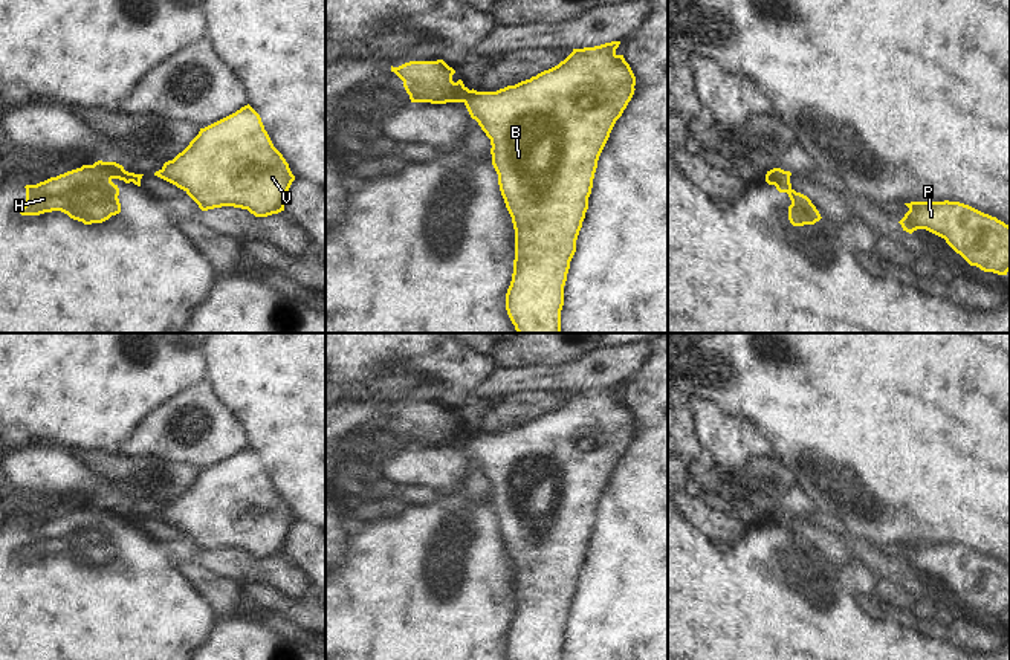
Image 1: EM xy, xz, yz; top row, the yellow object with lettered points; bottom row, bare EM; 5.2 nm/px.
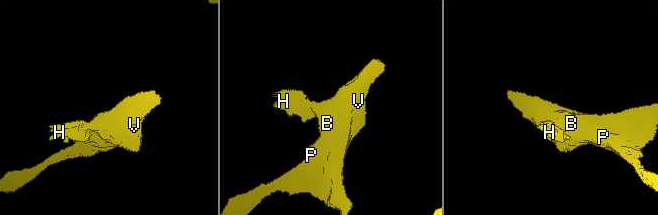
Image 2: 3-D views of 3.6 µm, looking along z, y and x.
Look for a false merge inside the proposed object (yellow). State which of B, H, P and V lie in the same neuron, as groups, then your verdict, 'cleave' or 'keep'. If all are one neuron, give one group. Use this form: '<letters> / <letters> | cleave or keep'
B P V / H | cleave

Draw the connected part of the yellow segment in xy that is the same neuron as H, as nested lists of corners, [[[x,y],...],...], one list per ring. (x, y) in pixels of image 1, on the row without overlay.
[[[98,503],[37,527],[26,527],[21,558],[61,553],[84,567],[102,565],[121,555],[119,530],[112,522],[130,526],[122,507]]]

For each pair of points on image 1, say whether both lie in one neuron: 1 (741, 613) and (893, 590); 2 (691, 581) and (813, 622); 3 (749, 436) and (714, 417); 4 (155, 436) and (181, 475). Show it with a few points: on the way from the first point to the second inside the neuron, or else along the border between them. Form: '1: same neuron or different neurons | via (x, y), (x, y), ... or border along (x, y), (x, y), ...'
1: same neuron | via (780, 613), (854, 613)
2: same neuron | via (721, 611), (732, 622), (783, 622)
3: same neuron | via (740, 436), (732, 436), (723, 427)
4: different neurons | border along (138, 457), (190, 463), (200, 469)

